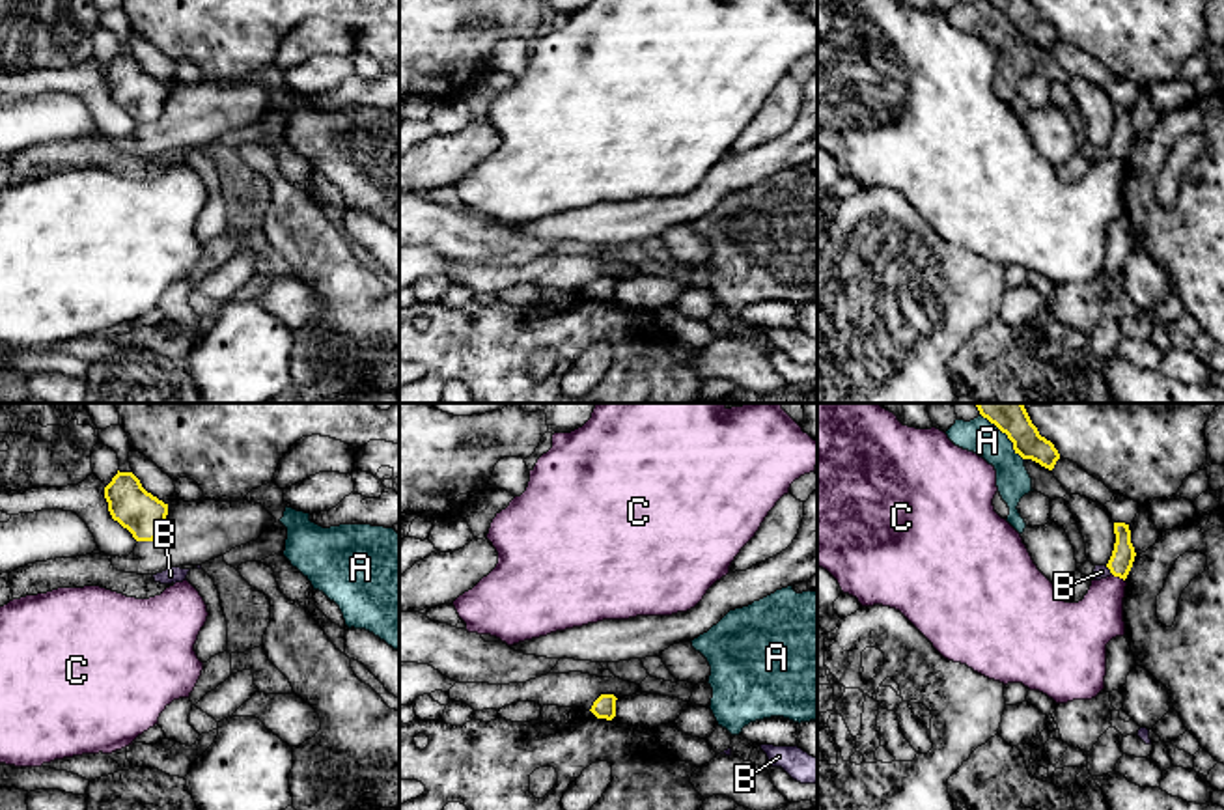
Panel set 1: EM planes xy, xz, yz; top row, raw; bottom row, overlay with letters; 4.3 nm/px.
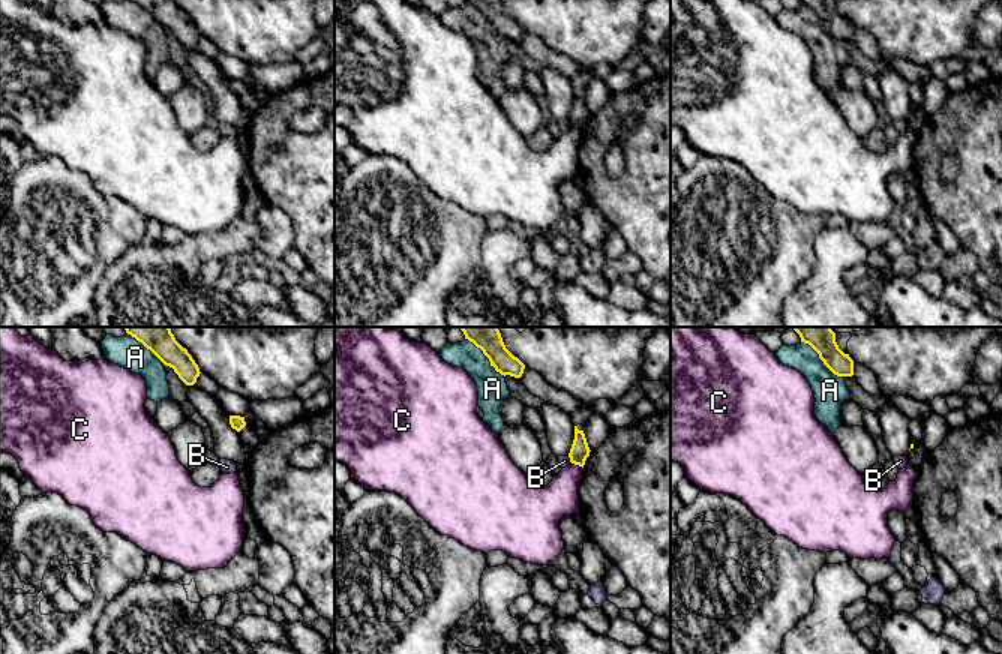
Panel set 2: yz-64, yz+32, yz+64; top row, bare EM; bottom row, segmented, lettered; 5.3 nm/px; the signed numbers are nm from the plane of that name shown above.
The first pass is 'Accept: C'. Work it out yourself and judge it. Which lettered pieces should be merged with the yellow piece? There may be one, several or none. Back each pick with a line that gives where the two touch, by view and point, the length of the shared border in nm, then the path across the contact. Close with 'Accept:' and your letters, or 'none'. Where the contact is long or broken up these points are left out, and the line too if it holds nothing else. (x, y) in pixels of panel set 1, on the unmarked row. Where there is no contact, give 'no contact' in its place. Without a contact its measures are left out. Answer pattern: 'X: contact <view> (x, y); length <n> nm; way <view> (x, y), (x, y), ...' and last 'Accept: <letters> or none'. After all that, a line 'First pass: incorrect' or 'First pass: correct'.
Accept: none
First pass: incorrect

